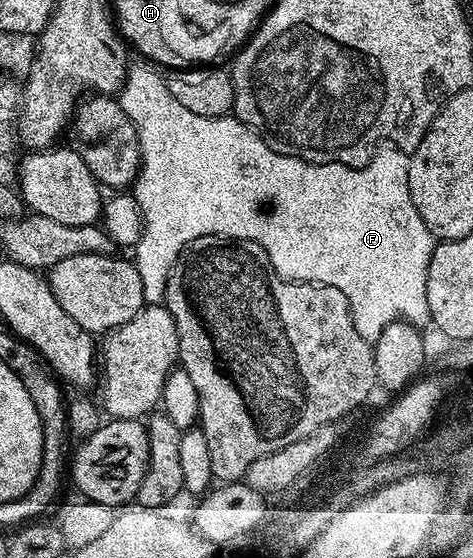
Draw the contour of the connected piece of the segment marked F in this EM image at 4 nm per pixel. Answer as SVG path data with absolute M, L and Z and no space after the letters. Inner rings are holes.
M140 61L128 68L125 73L125 83L119 92L119 102L123 113L131 117L131 121L137 130L137 140L141 150L141 171L137 174L137 180L133 182L131 194L141 210L141 236L135 248L135 262L139 281L143 281L143 297L146 304L157 305L162 302L165 282L169 276L169 270L175 265L177 258L183 253L183 249L191 241L208 235L222 235L228 239L250 239L259 244L267 253L271 261L274 273L280 279L291 279L299 283L322 283L331 285L347 297L351 305L351 317L355 321L355 329L364 339L376 341L387 329L387 325L404 321L414 325L428 324L429 306L427 305L427 269L431 261L431 253L435 246L433 234L423 225L423 217L419 217L419 209L415 209L415 201L411 201L411 193L407 185L407 173L409 172L409 155L392 145L382 146L374 150L373 158L363 167L348 167L342 163L309 163L298 155L284 155L273 147L270 147L252 127L241 122L236 117L220 115L219 117L199 117L191 113L191 109L179 105L175 97L171 97L171 89L166 76L156 66L148 62Z

